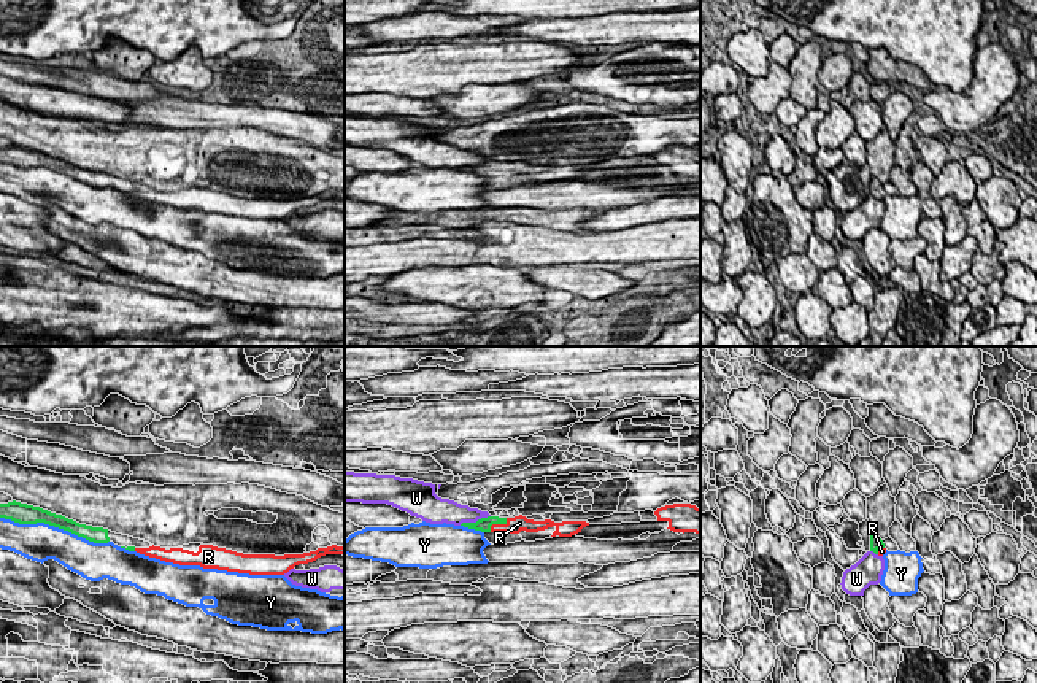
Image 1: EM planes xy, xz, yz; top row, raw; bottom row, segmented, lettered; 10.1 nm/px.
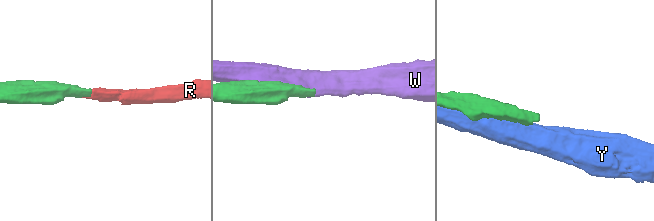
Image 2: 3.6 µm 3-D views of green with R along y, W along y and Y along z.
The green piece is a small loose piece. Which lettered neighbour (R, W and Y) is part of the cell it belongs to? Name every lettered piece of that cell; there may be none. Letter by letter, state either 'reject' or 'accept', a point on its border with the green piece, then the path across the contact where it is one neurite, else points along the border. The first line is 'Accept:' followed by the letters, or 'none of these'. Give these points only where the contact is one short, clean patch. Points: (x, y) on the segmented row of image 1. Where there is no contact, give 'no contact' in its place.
Accept: R
R: accept; meets green in xz at (497, 523); runs through xz (483, 524), (497, 523), (520, 523)
W: reject; meets green in xz at (474, 523)
Y: reject; meets green in xy at (54, 526)

